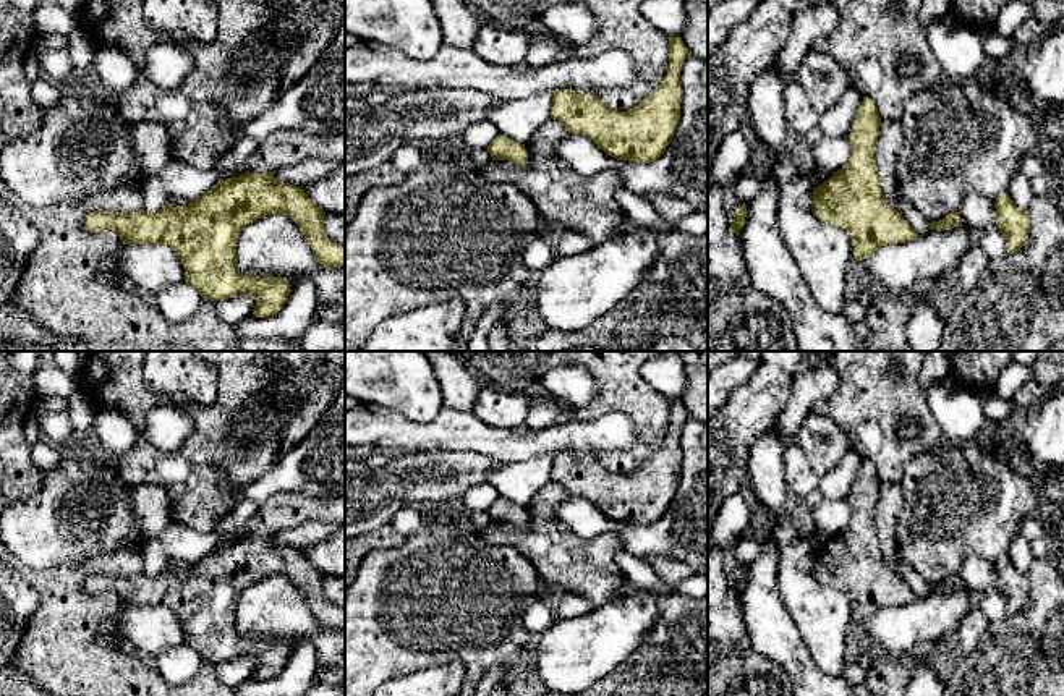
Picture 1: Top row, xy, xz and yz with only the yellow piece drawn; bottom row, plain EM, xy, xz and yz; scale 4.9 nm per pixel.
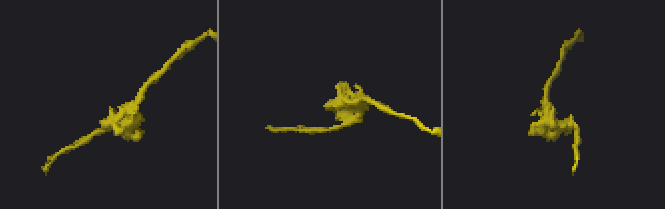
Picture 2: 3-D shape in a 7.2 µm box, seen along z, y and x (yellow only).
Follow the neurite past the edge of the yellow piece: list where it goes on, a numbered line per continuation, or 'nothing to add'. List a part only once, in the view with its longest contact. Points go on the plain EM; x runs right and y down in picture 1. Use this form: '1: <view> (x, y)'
nothing to add

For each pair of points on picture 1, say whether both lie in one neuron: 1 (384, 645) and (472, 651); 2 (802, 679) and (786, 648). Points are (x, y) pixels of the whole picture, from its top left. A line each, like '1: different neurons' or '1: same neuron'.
1: same neuron
2: same neuron

